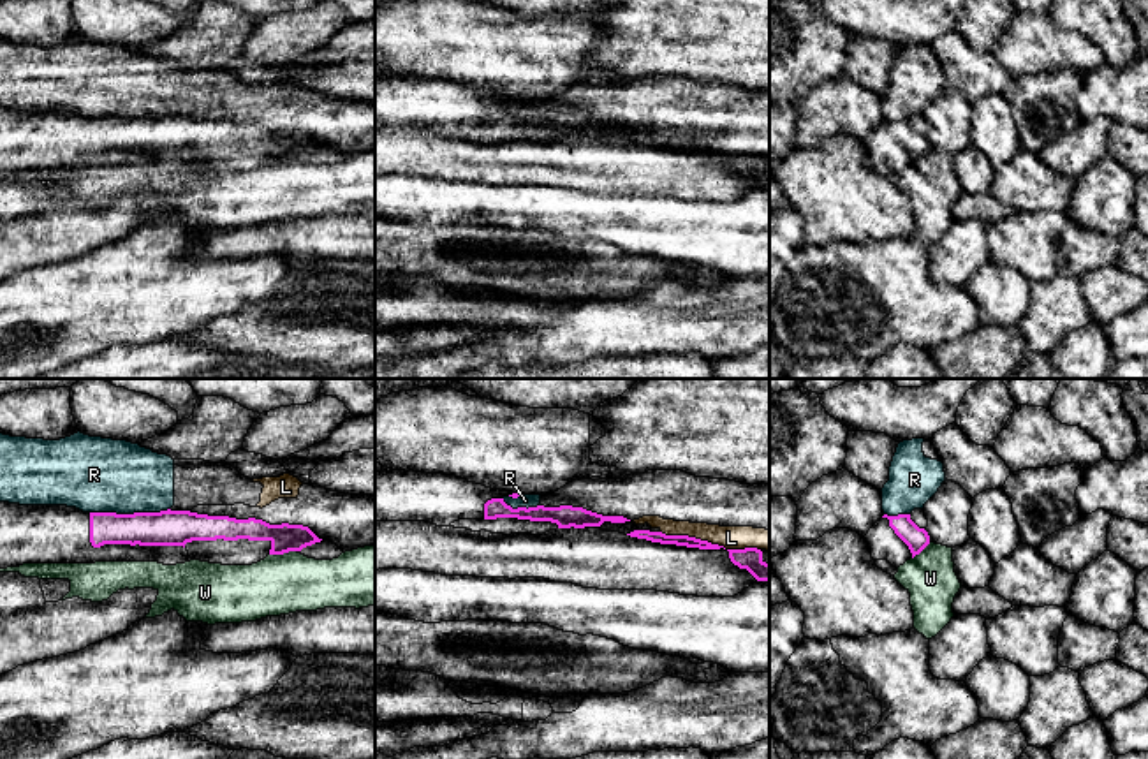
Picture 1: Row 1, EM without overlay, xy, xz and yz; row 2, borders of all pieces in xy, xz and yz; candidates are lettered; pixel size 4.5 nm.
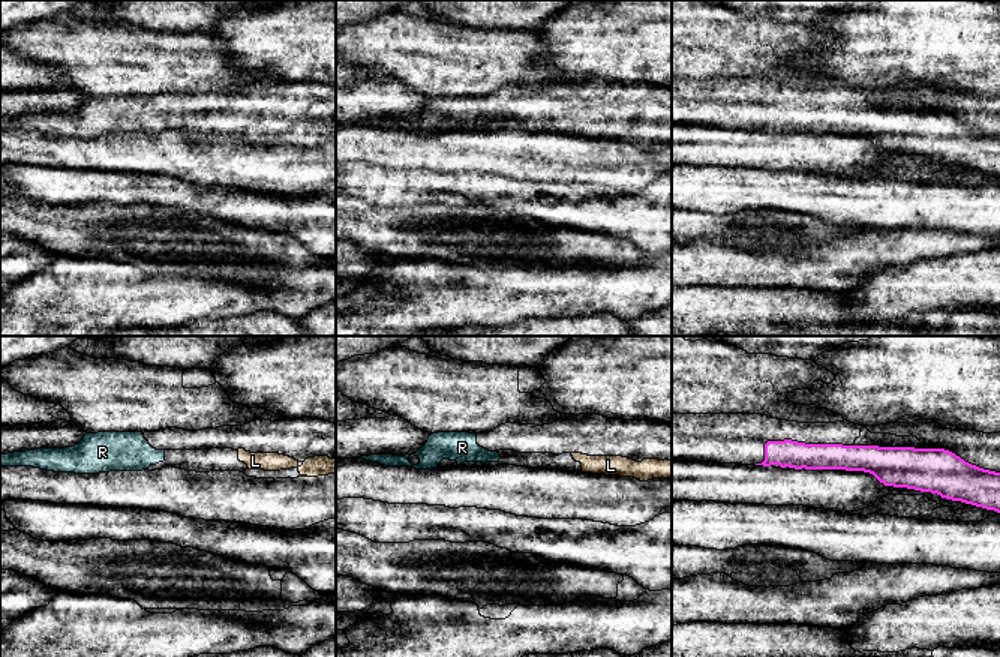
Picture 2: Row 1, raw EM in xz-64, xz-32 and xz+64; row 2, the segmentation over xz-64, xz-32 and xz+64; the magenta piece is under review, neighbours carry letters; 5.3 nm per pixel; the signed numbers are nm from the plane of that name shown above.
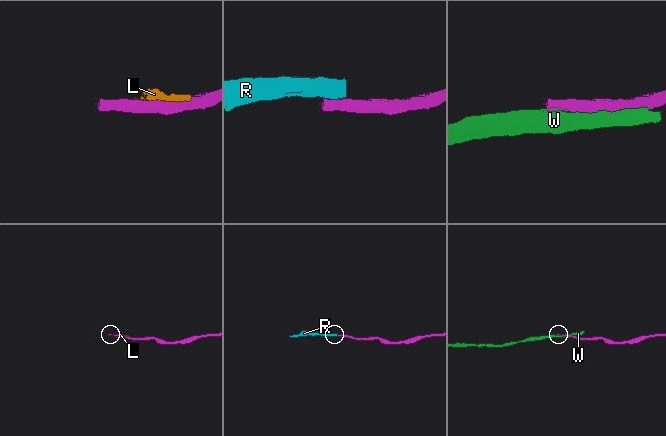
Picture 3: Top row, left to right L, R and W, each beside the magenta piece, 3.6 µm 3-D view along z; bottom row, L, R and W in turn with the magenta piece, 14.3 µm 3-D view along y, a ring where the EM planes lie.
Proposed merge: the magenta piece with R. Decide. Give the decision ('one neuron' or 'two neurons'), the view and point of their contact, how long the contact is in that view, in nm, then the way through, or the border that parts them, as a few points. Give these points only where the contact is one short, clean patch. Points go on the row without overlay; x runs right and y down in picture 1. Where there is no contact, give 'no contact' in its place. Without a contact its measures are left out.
two neurons; meets magenta in xy at (129, 120); contact 360 nm long; border along xy (169, 113), (141, 118), (90, 118)

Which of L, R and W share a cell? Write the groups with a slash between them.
L R / W

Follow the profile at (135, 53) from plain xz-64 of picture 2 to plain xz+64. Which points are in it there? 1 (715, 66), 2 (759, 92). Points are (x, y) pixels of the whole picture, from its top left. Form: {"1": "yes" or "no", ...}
{"1": "yes", "2": "no"}

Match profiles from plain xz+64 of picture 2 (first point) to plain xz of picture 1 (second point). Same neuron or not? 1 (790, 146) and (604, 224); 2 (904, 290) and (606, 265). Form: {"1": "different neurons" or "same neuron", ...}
{"1": "different neurons", "2": "different neurons"}

